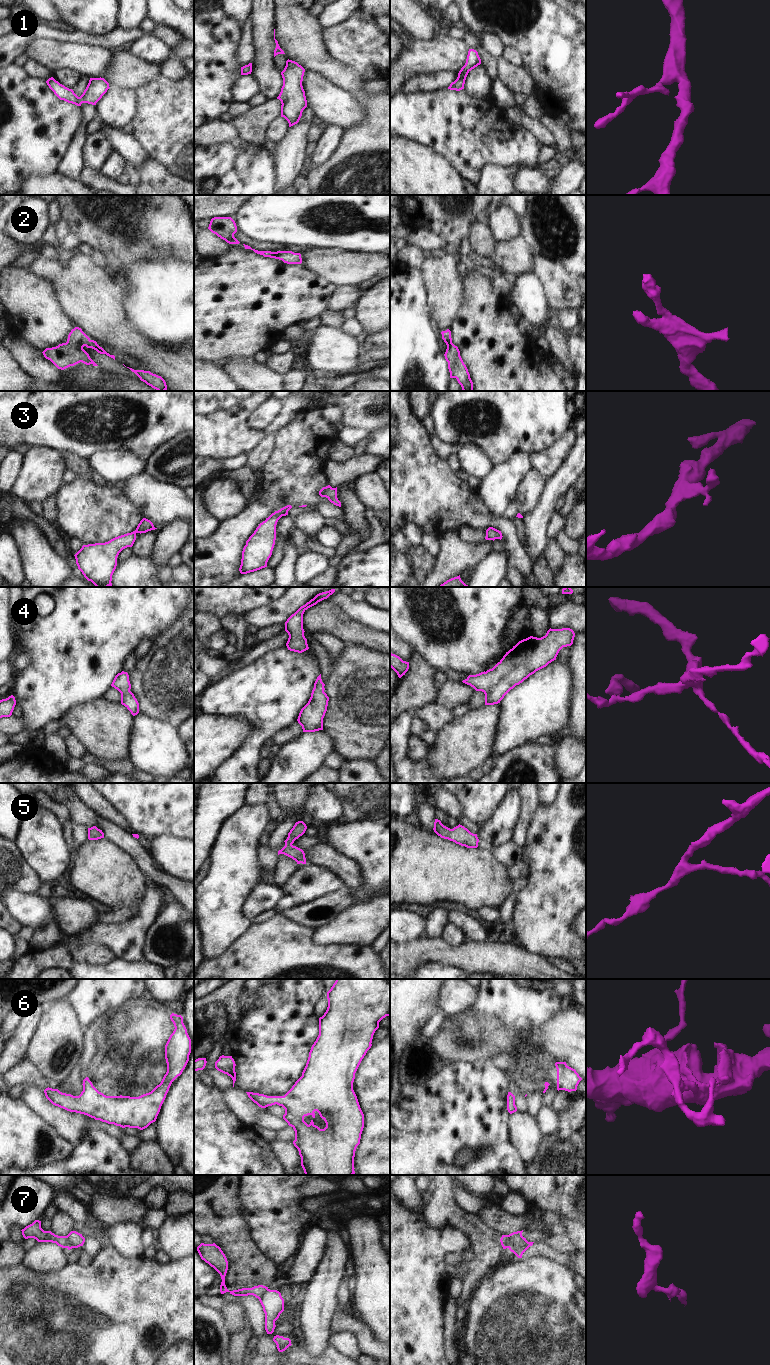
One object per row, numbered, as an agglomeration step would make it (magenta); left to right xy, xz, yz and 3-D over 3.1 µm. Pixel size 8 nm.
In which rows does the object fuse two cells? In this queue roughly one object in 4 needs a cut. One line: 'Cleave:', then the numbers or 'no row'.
Cleave: 7

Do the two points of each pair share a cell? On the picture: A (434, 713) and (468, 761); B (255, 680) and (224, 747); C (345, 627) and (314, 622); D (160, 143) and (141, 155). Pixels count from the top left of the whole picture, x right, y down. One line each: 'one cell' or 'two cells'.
A: two cells
B: two cells
C: one cell
D: two cells

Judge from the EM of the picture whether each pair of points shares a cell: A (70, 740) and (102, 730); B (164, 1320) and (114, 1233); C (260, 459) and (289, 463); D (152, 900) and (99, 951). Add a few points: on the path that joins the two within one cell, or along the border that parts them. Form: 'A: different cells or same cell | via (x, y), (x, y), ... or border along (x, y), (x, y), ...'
A: different cells | border along (71, 733), (86, 750)
B: different cells | border along (110, 1246), (125, 1257), (142, 1256)
C: different cells | border along (274, 438), (274, 448), (271, 455), (258, 473)
D: different cells | border along (81, 941), (102, 944), (115, 958)

